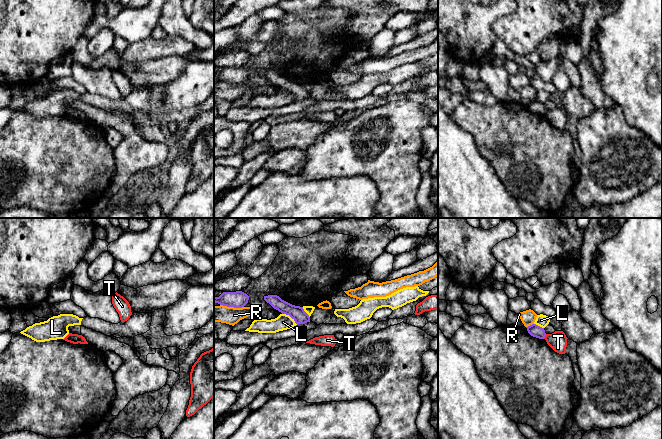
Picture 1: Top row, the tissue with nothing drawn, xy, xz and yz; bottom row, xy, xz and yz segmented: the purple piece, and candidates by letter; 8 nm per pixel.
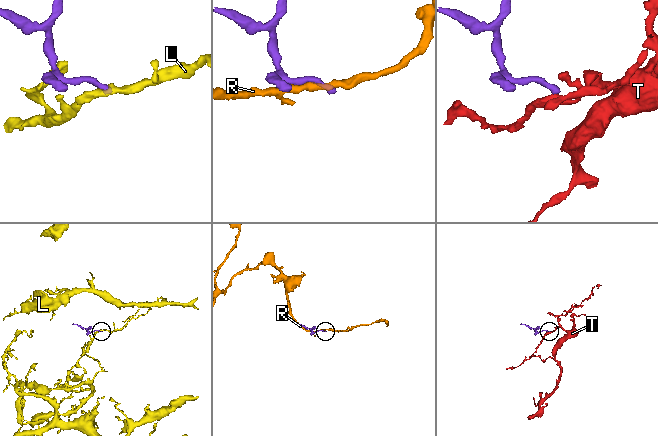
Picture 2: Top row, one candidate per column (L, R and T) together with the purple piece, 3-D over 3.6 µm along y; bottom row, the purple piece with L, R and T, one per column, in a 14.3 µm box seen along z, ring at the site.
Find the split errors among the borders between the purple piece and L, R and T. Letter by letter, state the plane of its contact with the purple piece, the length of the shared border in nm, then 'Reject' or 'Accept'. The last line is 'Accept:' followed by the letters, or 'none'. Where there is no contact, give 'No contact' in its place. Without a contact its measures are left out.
L: Touches purple in xz. Shared border 160 nm. Reject
R: Touches purple in xz. Shared border 190 nm. Reject
T: Touches purple in yz. Shared border 50 nm. Reject
Accept: none

